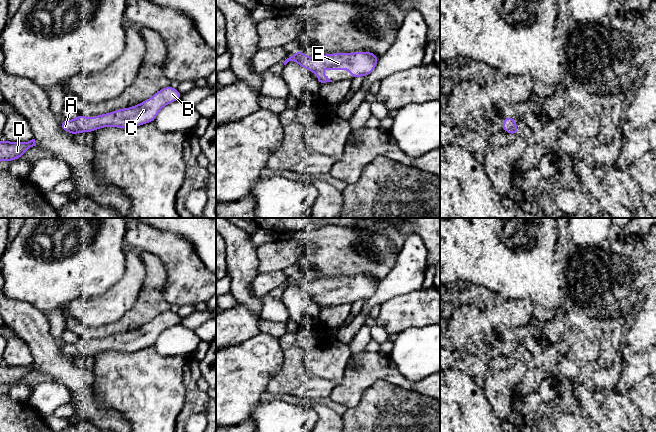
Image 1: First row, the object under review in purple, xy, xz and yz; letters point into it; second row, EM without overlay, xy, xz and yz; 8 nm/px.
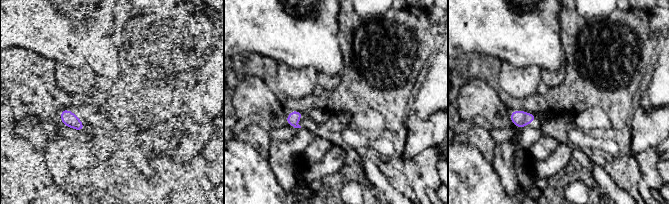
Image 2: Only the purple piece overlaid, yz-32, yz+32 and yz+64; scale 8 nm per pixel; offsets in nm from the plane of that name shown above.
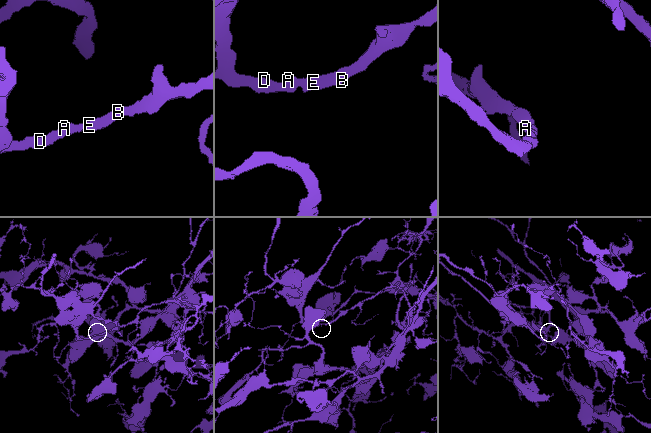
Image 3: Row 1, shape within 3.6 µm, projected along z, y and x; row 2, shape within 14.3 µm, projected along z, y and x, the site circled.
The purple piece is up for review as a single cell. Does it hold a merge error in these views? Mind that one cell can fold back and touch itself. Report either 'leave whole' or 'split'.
leave whole

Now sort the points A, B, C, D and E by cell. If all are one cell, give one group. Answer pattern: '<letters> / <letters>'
A B C D E

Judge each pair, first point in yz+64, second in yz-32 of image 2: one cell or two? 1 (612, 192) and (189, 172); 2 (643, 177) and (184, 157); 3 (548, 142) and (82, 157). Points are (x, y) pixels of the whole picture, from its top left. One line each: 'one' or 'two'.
1: two
2: two
3: one

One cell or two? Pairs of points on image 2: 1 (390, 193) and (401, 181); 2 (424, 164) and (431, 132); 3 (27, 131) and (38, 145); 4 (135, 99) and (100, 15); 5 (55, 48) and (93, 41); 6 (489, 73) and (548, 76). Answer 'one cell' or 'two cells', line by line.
1: two cells
2: two cells
3: one cell
4: two cells
5: one cell
6: two cells

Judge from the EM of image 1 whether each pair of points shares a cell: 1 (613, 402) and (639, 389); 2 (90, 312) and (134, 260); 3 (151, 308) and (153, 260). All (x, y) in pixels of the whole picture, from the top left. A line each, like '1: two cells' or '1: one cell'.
1: one cell
2: one cell
3: one cell

